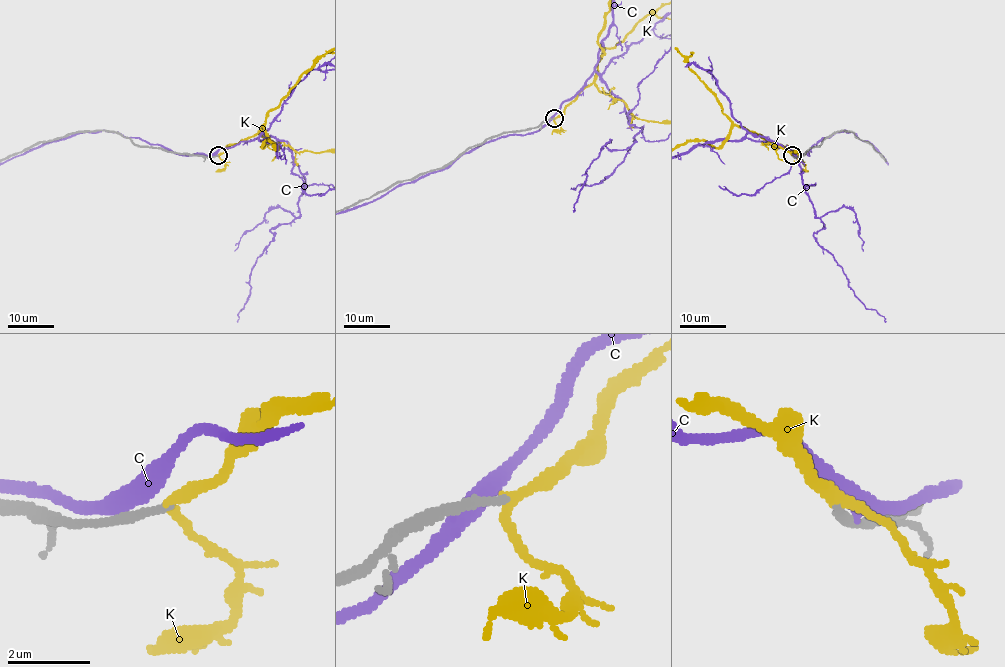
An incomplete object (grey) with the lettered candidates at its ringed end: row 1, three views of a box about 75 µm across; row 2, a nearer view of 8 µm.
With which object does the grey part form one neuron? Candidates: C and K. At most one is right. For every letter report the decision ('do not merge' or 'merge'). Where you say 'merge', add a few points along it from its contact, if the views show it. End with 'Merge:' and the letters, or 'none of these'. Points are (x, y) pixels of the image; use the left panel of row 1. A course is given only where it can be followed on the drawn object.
C: do not merge
K: merge
Merge: K

